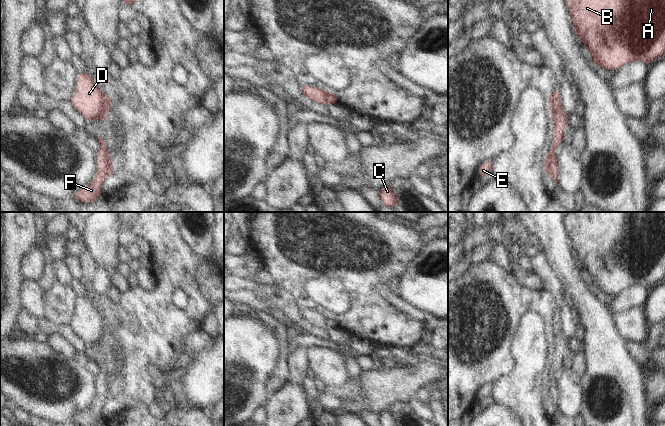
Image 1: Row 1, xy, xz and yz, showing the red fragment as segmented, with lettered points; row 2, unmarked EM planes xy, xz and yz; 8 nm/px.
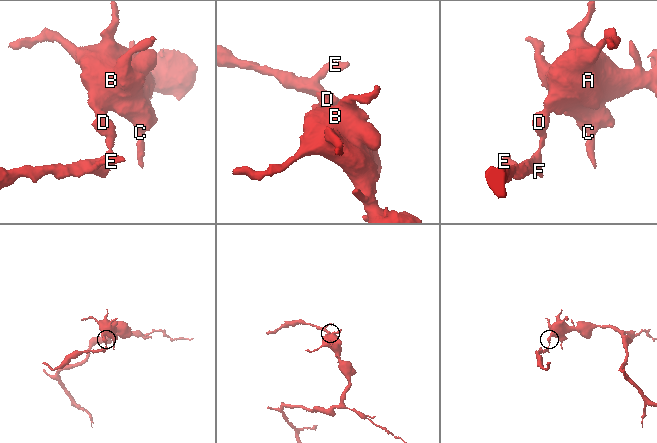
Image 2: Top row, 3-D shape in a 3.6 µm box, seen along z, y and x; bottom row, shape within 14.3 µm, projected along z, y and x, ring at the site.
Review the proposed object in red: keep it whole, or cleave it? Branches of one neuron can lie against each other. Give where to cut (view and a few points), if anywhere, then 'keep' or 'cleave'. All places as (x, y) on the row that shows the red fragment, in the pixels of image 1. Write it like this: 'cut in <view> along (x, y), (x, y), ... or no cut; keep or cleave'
cut in xy along (103, 93), (104, 112), (100, 118); cleave

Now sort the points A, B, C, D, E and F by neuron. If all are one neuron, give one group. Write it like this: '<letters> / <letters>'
A B C D / E F

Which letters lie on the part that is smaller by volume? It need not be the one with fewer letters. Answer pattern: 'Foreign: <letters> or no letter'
Foreign: E, F.

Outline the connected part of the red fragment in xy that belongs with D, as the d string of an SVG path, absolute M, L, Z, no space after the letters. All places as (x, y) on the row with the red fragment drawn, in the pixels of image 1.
M87 71L79 73L77 86L70 101L75 110L87 121L101 119L105 110L103 92Z

